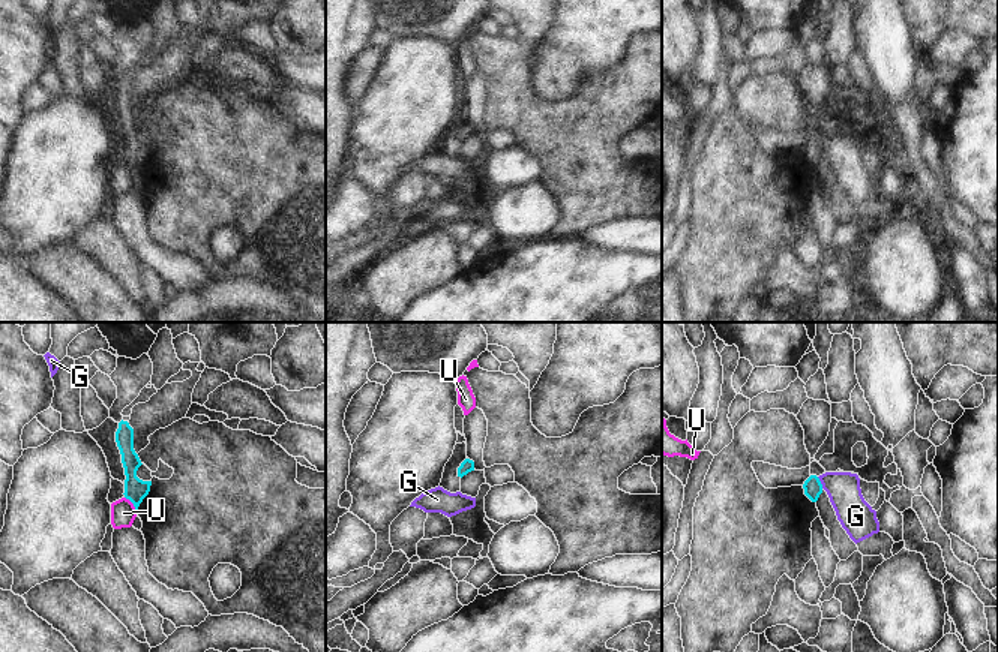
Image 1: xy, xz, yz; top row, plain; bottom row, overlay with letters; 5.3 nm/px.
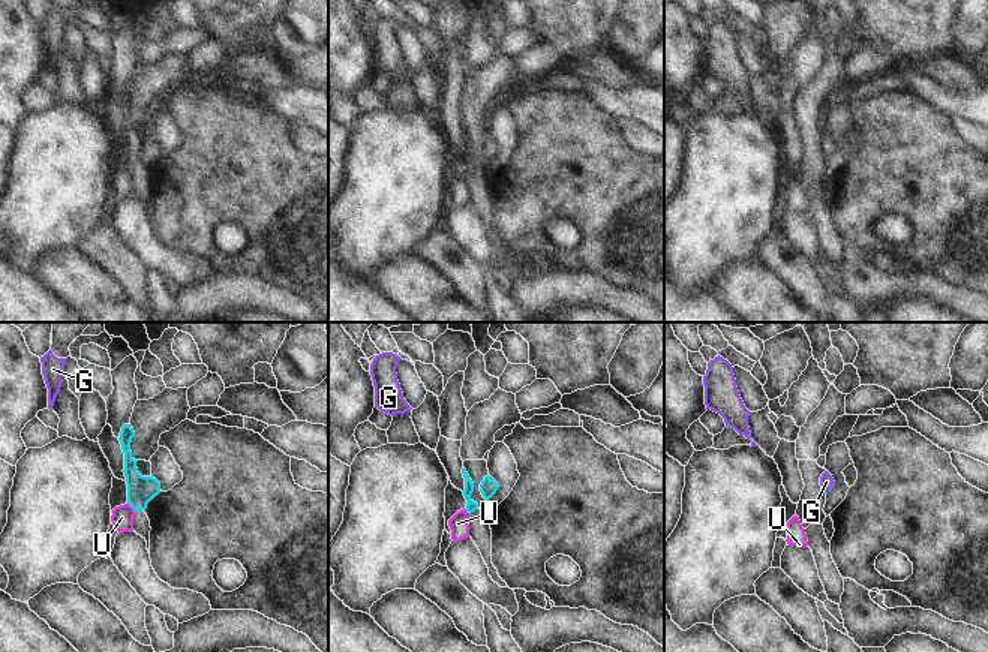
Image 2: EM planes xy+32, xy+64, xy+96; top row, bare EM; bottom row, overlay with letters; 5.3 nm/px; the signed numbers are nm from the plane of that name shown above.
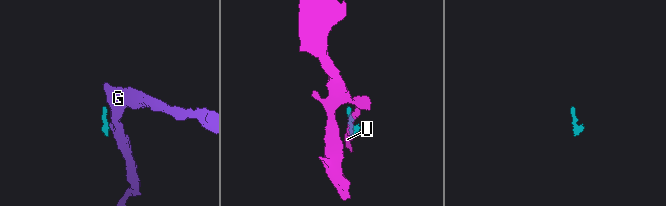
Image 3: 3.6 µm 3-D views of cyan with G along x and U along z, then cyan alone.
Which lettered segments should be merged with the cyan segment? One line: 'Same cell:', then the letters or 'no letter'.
Same cell: G

